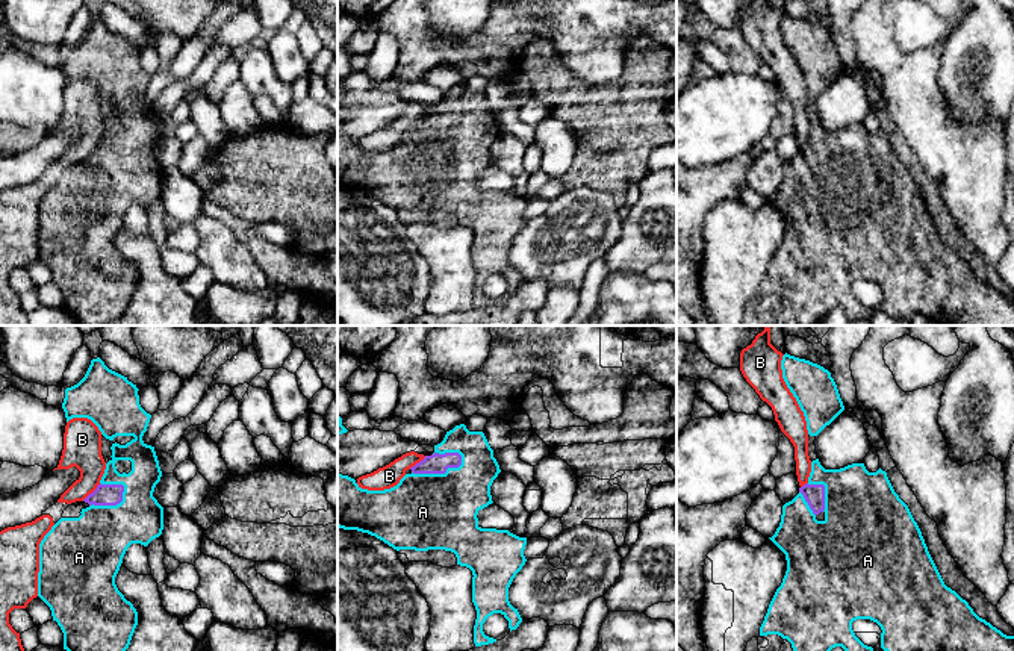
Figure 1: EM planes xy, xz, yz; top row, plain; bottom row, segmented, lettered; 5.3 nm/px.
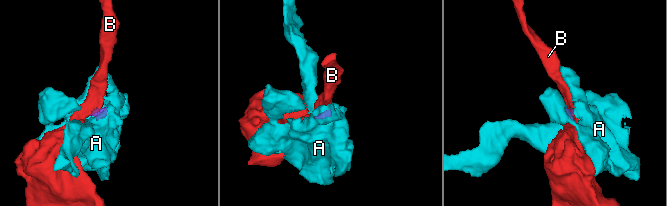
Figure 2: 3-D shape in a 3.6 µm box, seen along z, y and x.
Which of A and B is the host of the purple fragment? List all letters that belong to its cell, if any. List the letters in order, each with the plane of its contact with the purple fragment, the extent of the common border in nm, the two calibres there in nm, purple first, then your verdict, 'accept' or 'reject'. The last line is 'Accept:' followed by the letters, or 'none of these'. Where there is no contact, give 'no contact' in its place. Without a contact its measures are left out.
A: meets purple in xz; contact 280 nm long; 110 nm thick on the purple side, 400 nm on the other; accept
B: meets purple in xy; contact 140 nm long; 110 nm thick on the purple side, 200 nm on the other; reject
Accept: A

